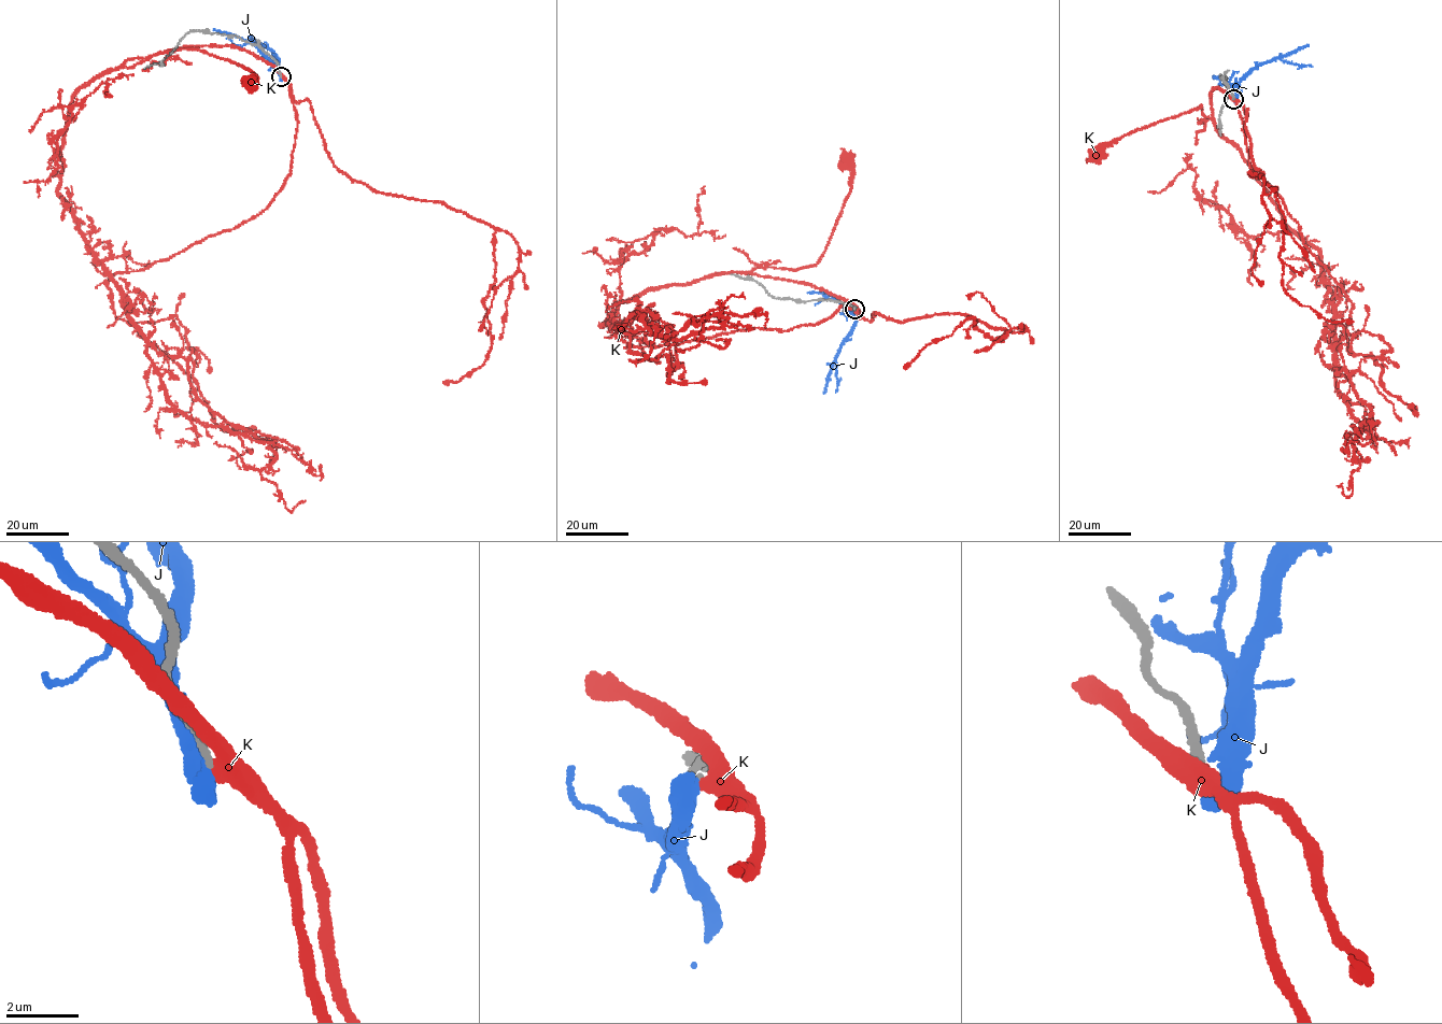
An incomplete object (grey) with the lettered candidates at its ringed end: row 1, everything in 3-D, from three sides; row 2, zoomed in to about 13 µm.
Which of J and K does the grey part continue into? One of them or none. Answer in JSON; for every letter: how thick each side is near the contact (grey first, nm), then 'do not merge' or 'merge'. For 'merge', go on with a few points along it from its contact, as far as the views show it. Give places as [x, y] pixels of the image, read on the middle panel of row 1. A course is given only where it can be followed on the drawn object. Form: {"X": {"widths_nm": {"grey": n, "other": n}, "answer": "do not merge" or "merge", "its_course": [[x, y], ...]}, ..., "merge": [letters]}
{"J": {"widths_nm": {"grey": 240, "other": 320}, "answer": "do not merge"}, "K": {"widths_nm": {"grey": 240, "other": 440}, "answer": "do not merge"}, "merge": []}

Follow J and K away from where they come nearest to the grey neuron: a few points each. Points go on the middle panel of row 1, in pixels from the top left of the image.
J: (854, 309), (854, 324), (836, 358), (835, 392)
K: (854, 309), (850, 302), (808, 284), (749, 272), (759, 267), (797, 269), (816, 265), (850, 186), (847, 160)

